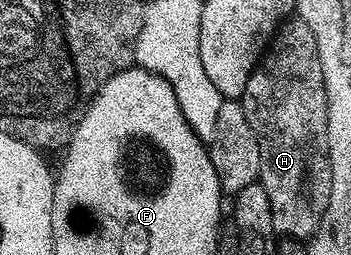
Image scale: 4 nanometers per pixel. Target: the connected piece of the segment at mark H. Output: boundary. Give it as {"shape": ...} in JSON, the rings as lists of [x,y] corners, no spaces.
{"shape":[[[290,19],[275,32],[240,100],[260,147],[260,184],[272,203],[275,234],[286,239],[313,237],[330,202],[332,167],[324,75],[318,41],[308,23]]]}

